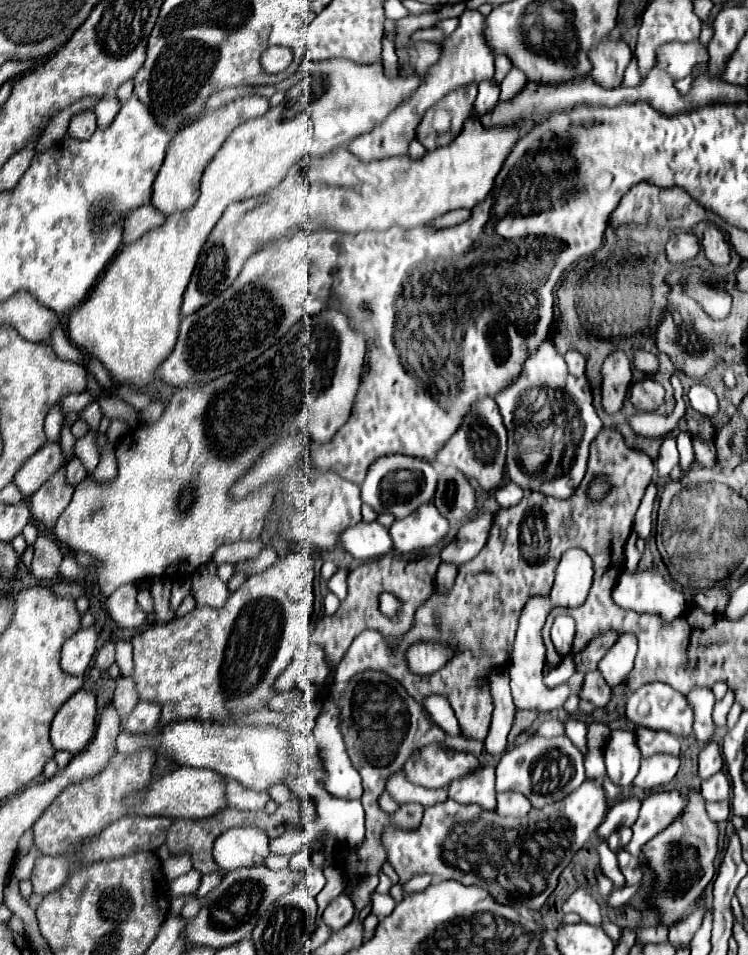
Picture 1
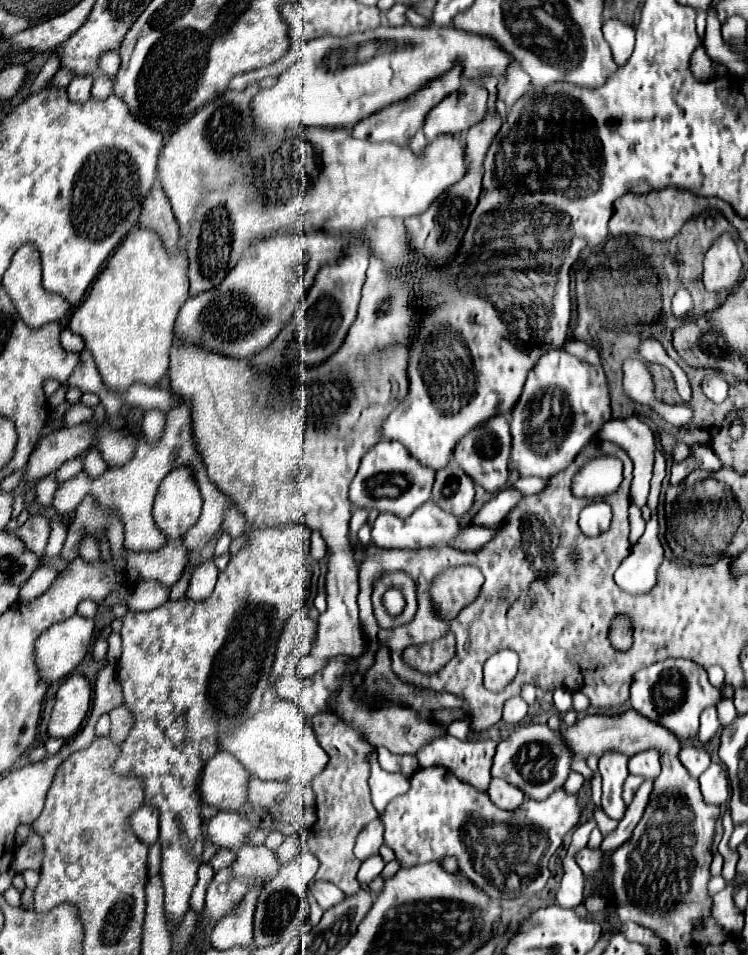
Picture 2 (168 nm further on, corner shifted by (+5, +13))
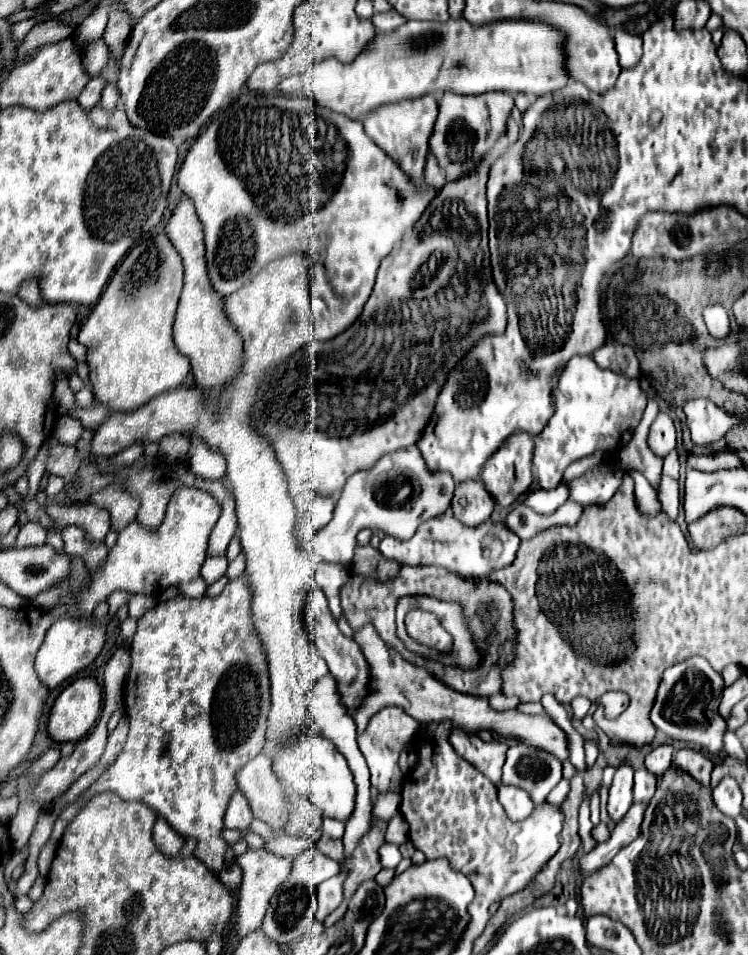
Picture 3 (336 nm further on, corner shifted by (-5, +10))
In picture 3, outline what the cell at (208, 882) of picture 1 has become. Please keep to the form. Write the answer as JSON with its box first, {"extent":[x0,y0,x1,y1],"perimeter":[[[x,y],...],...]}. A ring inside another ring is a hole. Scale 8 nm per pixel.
{"extent":[236,849,292,939],"perimeter":[[[248,849],[244,855],[236,857],[236,863],[242,867],[244,879],[242,885],[238,889],[238,899],[236,899],[236,935],[238,939],[244,939],[246,935],[254,933],[260,925],[262,919],[266,915],[270,897],[274,895],[274,891],[278,889],[278,885],[290,875],[292,869],[292,859],[290,857],[276,857],[270,851],[256,851],[256,849]]]}

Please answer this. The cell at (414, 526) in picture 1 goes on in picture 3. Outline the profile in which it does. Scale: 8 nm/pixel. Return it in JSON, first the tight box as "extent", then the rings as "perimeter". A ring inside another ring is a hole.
{"extent":[378,509,520,577],"perimeter":[[[448,509],[442,515],[436,515],[422,523],[410,541],[400,541],[396,537],[386,535],[380,541],[378,549],[386,559],[398,561],[402,565],[438,565],[448,571],[454,571],[458,577],[466,577],[486,575],[490,571],[510,565],[516,557],[518,543],[520,539],[502,523],[486,521],[478,527],[466,527],[460,521],[456,521],[452,511]]]}

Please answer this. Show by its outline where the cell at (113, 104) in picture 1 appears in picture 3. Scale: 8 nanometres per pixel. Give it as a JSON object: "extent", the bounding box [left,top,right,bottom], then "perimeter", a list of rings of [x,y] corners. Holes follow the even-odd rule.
{"extent":[100,81,120,109],"perimeter":[[[110,81],[110,83],[104,87],[104,91],[102,91],[100,105],[102,105],[102,107],[106,107],[106,109],[110,109],[110,107],[114,107],[114,105],[118,103],[118,99],[120,99],[120,95],[118,95],[116,83],[114,83],[114,81]]]}

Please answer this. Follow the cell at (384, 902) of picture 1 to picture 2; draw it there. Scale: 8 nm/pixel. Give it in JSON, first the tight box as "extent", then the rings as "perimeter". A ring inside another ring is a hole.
{"extent":[358,854,386,884],"perimeter":[[[374,854],[374,856],[366,858],[366,860],[362,862],[362,866],[360,866],[358,882],[366,882],[366,884],[370,884],[370,882],[384,870],[384,866],[386,866],[386,862],[382,860],[380,854]]]}

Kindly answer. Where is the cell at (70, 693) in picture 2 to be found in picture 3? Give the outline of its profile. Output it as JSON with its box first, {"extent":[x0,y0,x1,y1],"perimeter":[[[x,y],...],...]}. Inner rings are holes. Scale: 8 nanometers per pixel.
{"extent":[48,677,102,743],"perimeter":[[[94,677],[72,681],[56,699],[48,733],[58,743],[76,743],[82,739],[98,719],[102,703],[102,689]]]}

